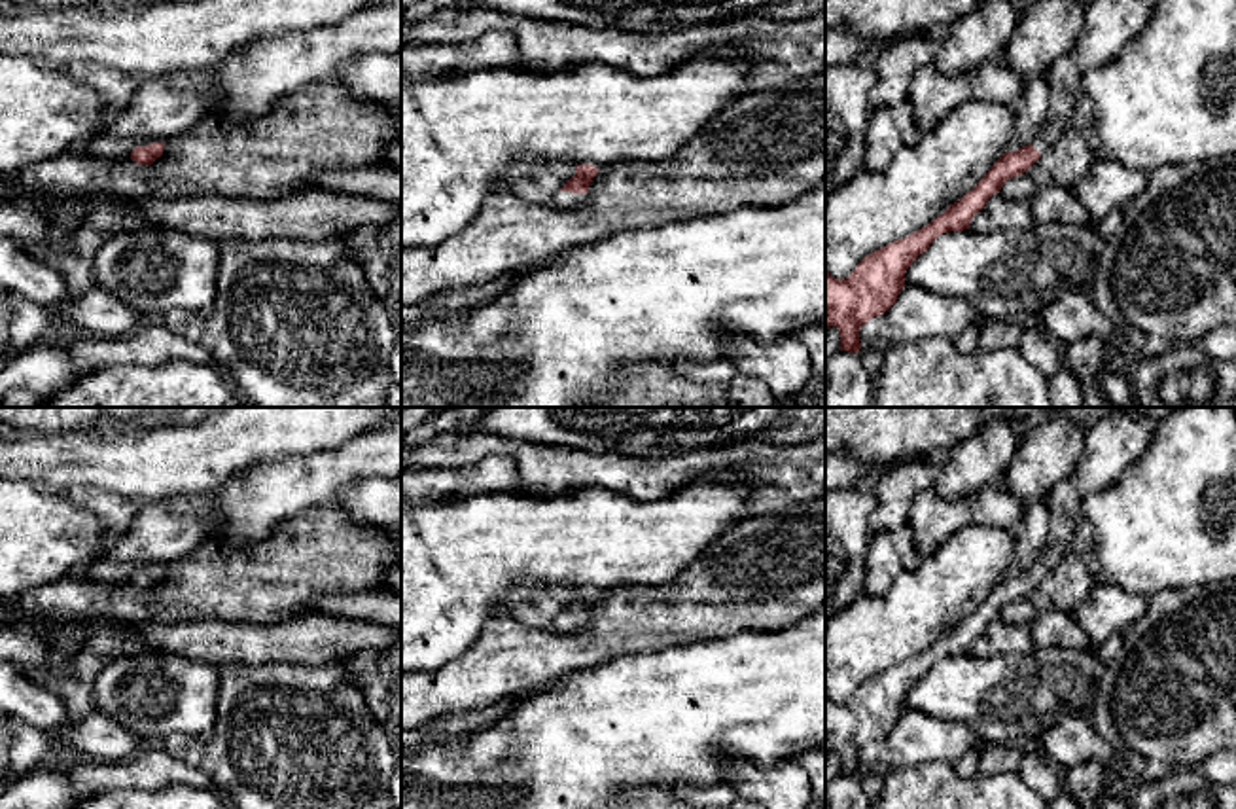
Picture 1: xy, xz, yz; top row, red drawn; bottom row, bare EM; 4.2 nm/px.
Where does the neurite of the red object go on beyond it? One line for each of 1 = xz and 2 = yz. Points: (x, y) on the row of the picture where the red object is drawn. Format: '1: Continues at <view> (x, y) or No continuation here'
1: Continues at xz (563, 199)
2: Continues at yz (1108, 25)

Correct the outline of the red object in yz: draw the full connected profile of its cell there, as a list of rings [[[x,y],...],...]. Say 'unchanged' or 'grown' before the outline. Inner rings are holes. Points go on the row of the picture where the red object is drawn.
grown; [[[1092,0],[1085,6],[1073,49],[1056,59],[1049,80],[1049,119],[1043,133],[1016,152],[1005,152],[962,199],[922,229],[865,256],[846,279],[825,269],[825,328],[837,326],[840,351],[859,352],[859,328],[884,315],[905,286],[905,273],[943,233],[969,229],[973,216],[1001,186],[1026,172],[1066,131],[1086,70],[1119,57],[1153,15],[1151,0]]]

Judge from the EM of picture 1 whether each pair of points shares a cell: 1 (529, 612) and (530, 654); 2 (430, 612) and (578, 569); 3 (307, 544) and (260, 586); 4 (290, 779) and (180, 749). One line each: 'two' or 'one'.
1: two
2: one
3: one
4: one

